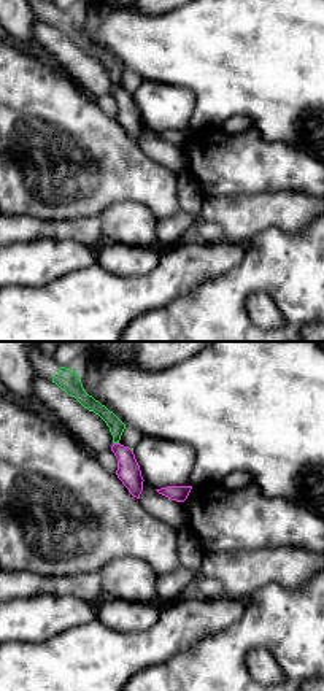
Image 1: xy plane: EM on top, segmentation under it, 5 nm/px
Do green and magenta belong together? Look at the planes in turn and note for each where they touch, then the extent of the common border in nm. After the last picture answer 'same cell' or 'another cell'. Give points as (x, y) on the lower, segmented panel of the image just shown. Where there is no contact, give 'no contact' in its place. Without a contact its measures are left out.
meets green at (116, 442); contact 30 nm long

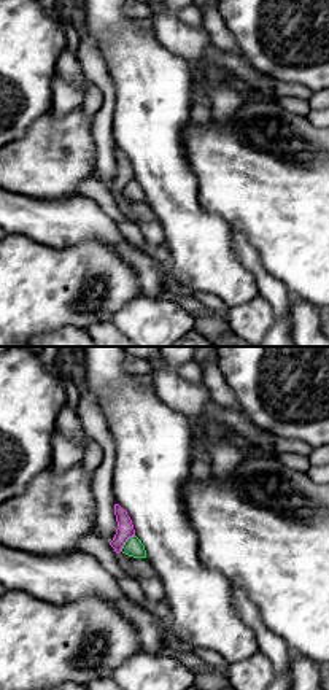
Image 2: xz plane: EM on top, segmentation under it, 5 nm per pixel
meets green at (124, 542); contact 120 nm long

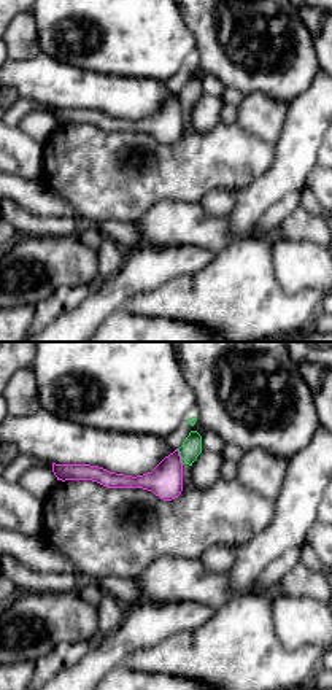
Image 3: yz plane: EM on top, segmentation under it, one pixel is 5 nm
meets green at (180, 455); contact 90 nm long

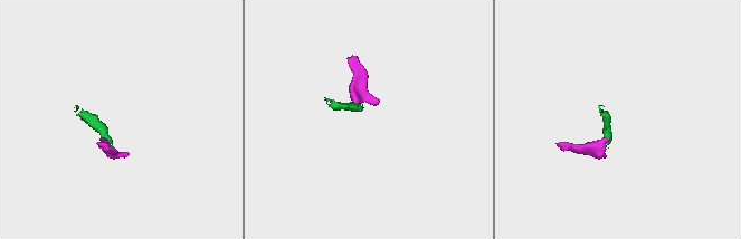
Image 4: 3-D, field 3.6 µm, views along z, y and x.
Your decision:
another cell

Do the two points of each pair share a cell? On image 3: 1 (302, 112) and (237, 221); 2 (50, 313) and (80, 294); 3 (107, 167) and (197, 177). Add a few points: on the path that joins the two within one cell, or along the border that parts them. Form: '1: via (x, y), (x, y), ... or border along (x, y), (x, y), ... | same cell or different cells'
1: via (301, 139), (291, 167), (264, 194) | same cell
2: via (57, 306), (72, 296) | same cell
3: via (129, 174), (138, 177), (175, 177) | same cell

